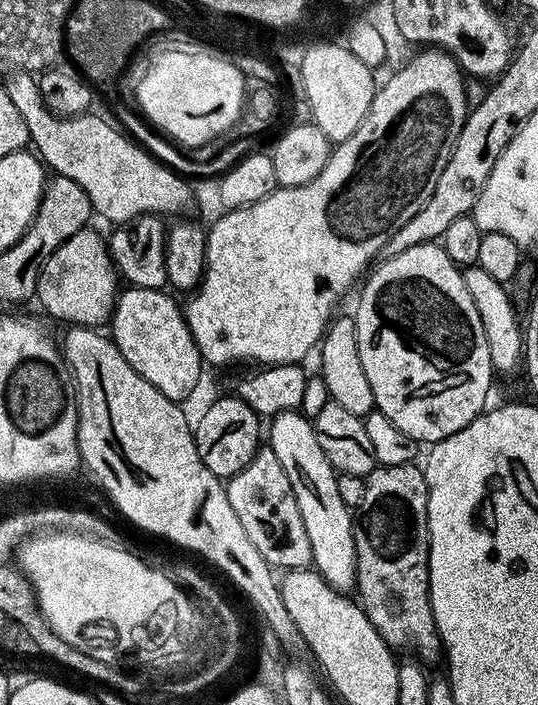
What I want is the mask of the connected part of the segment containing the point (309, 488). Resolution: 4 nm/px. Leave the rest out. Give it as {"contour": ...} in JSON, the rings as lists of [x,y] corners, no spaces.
{"contour":[[[297,410],[280,412],[271,417],[269,424],[272,425],[266,428],[266,444],[274,450],[274,458],[282,462],[286,478],[290,478],[298,514],[302,514],[306,535],[310,538],[315,571],[334,590],[351,593],[356,586],[356,551],[352,533],[354,516],[346,502],[342,502],[342,494],[338,494],[338,473],[332,467],[330,458],[326,458],[322,446],[318,446],[315,423]]]}

